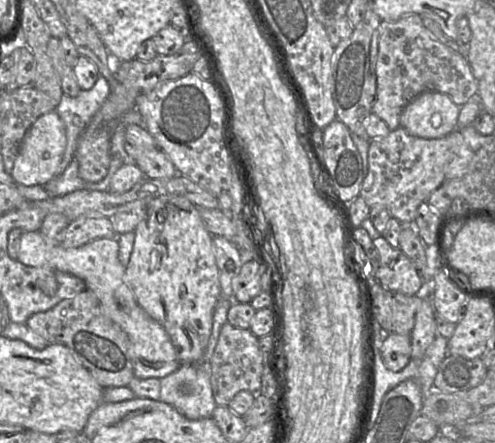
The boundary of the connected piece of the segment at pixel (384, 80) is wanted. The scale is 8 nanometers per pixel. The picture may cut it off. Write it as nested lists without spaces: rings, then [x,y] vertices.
[[[407,14],[396,20],[382,21],[375,32],[377,86],[371,113],[381,118],[390,130],[400,126],[404,106],[424,91],[444,93],[459,106],[477,93],[478,84],[467,57],[438,41],[425,27],[422,15]]]

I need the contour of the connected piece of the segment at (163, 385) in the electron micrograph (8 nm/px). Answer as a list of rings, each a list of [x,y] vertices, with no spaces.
[[[220,297],[214,310],[212,332],[203,357],[197,362],[181,363],[176,371],[159,379],[159,400],[173,406],[190,420],[210,418],[214,409],[217,407],[210,382],[210,358],[217,344],[221,328],[227,323],[227,314],[233,303],[234,300],[232,298]]]

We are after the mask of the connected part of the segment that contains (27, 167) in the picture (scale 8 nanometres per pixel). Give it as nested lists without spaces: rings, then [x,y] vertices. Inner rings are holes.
[[[55,111],[40,116],[25,134],[11,172],[17,184],[44,186],[57,175],[66,147],[66,134],[62,120]]]

